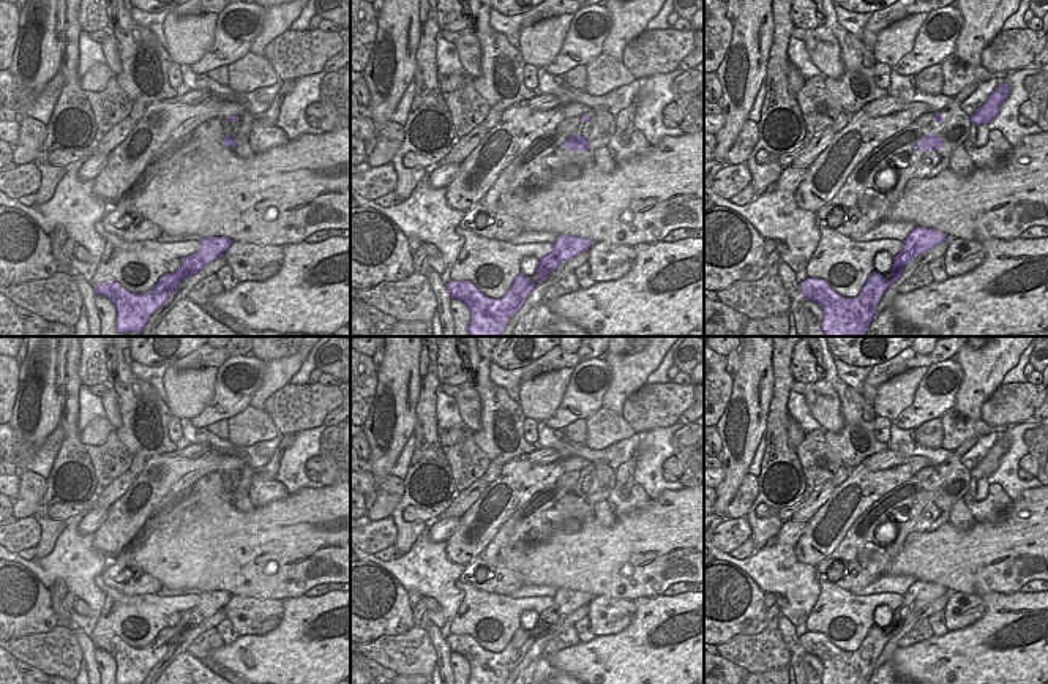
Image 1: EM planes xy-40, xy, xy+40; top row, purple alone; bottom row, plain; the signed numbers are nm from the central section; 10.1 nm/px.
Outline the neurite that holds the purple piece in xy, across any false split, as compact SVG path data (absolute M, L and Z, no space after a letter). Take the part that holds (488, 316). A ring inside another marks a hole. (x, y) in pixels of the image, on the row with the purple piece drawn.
M519 273L502 299L489 299L481 294L470 281L450 280L445 288L451 299L458 299L469 306L470 336L500 336L508 321L522 308L535 284L529 276Z

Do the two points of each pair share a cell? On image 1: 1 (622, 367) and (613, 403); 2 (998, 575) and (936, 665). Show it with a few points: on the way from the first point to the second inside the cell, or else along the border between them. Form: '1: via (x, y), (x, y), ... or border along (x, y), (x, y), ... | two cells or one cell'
1: via (622, 376), (622, 386), (616, 394) | one cell
2: border along (1018, 590), (980, 596) | two cells

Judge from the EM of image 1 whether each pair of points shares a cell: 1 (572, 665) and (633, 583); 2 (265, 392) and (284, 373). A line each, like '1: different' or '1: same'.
1: different
2: same

